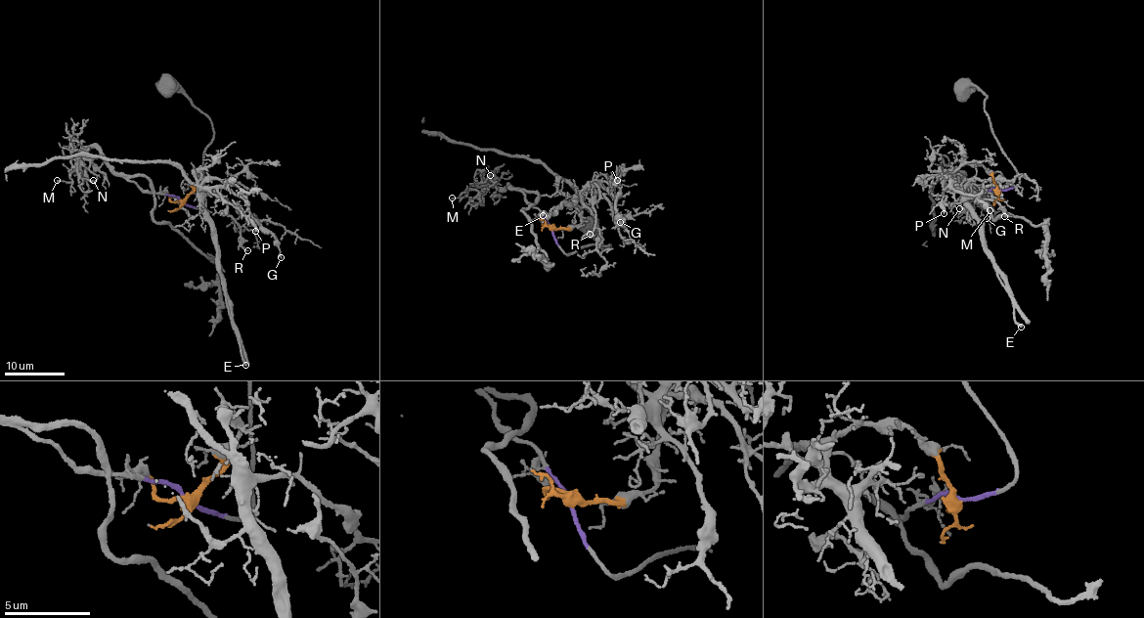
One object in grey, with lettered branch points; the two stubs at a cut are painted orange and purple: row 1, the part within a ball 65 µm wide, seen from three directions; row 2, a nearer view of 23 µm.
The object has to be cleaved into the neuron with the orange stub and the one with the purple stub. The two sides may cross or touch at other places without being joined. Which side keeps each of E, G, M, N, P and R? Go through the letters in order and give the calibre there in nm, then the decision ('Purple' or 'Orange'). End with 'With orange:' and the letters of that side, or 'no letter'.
E: Thickness 190 nm. Orange
G: Thickness 170 nm. Orange
M: Thickness 140 nm. Purple
N: Thickness 130 nm. Purple
P: Thickness 260 nm. Orange
R: Thickness 150 nm. Orange
With orange: E, G, P, R

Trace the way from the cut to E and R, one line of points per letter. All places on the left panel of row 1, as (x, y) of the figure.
E: (181, 201), (195, 189), (198, 176), (194, 169), (245, 366)
R: (181, 201), (199, 178), (194, 169), (197, 182), (226, 202), (226, 214), (240, 227), (241, 246), (247, 250)

